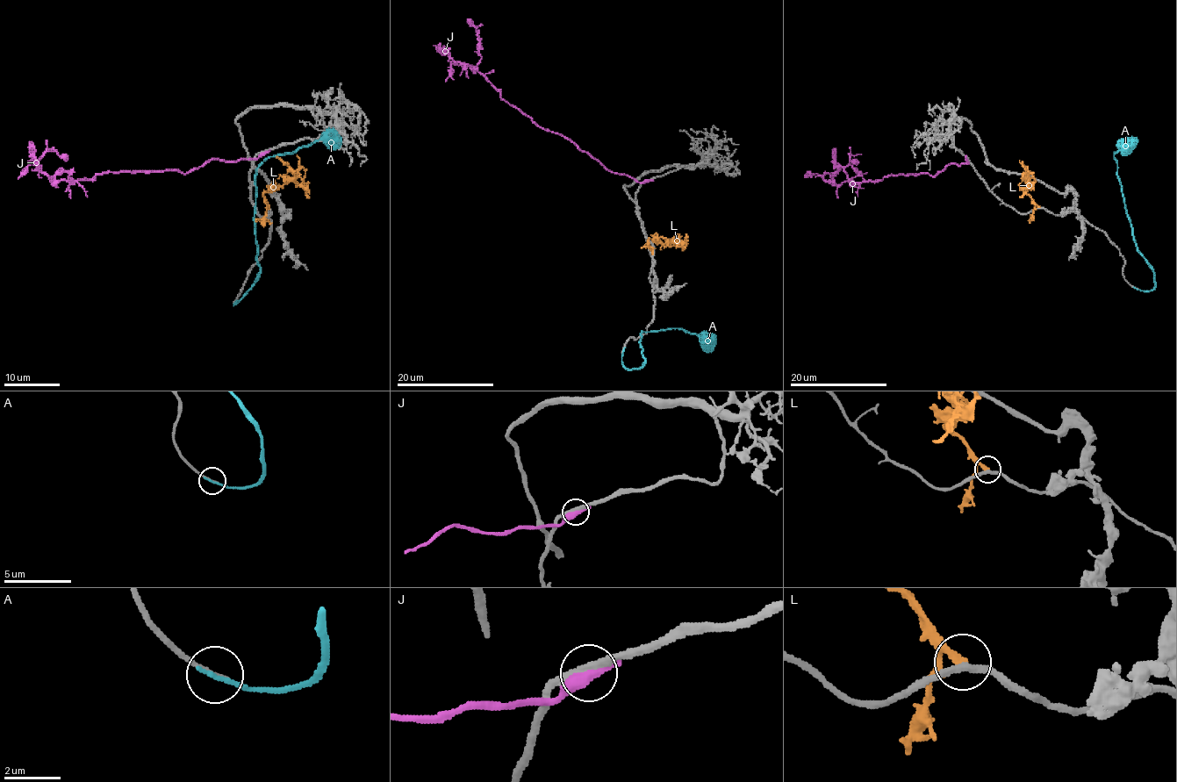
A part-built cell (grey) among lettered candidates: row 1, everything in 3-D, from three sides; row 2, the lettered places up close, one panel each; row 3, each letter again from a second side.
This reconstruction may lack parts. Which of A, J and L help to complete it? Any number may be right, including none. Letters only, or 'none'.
none

